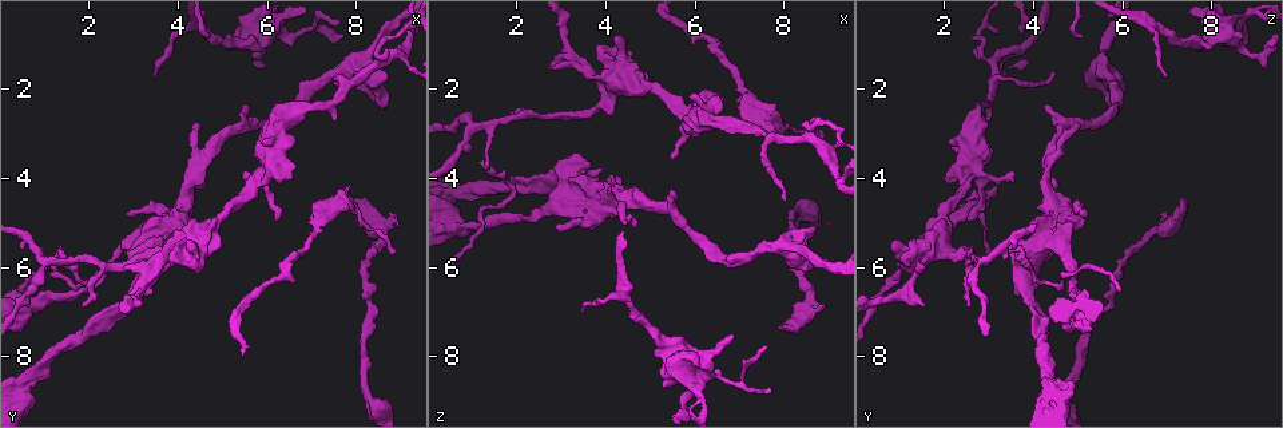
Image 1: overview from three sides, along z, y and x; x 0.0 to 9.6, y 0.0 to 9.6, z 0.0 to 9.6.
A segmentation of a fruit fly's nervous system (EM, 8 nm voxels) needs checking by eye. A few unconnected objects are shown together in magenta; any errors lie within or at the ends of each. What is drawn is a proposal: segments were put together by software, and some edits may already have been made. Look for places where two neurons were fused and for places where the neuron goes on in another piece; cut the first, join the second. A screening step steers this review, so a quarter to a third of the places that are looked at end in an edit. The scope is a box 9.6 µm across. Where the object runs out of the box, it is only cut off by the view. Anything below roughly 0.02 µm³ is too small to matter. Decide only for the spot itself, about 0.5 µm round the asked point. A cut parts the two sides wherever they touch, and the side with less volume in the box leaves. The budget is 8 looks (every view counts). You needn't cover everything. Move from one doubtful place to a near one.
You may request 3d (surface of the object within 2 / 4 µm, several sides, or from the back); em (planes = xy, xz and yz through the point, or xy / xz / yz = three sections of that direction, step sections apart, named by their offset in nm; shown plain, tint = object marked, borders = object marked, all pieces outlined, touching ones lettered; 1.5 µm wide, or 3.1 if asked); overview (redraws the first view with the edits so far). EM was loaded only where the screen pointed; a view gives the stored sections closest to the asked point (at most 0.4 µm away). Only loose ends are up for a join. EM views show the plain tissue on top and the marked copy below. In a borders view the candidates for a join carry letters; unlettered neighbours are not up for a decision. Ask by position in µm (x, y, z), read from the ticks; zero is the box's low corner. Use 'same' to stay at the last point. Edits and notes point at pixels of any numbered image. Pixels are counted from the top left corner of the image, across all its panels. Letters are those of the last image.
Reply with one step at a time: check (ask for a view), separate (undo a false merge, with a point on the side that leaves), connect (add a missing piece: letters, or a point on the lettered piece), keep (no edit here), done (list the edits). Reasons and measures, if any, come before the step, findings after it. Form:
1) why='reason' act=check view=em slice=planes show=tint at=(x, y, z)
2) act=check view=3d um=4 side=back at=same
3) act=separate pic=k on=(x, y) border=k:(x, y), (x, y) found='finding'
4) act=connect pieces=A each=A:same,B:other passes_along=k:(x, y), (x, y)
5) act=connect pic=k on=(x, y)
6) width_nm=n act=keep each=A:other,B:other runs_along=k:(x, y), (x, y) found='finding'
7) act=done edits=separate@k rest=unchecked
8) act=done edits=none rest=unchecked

why='calibre changes' act=check view=3d um=2 at=(6.70, 2.55, 2.75)

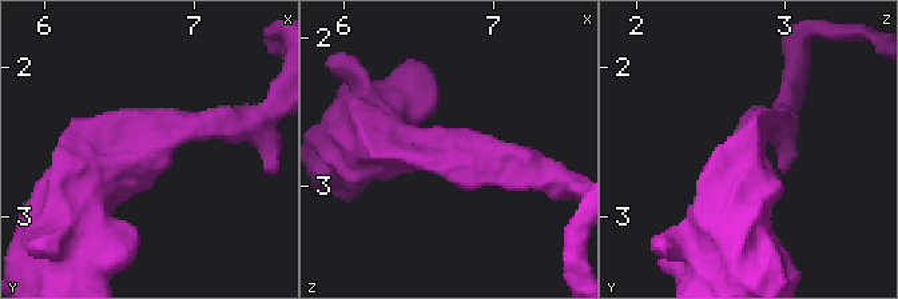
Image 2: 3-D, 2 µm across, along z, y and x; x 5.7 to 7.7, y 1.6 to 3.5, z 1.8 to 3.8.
why='now the EM' act=check view=em slice=planes show=tint at=(6.70, 2.56, 2.70)

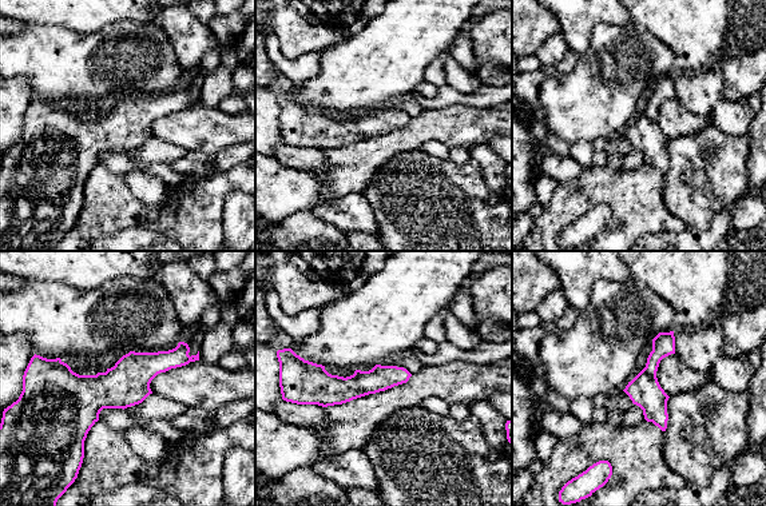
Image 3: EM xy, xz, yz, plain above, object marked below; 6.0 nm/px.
why='what lies round it' act=check view=em slice=planes show=borders at=same

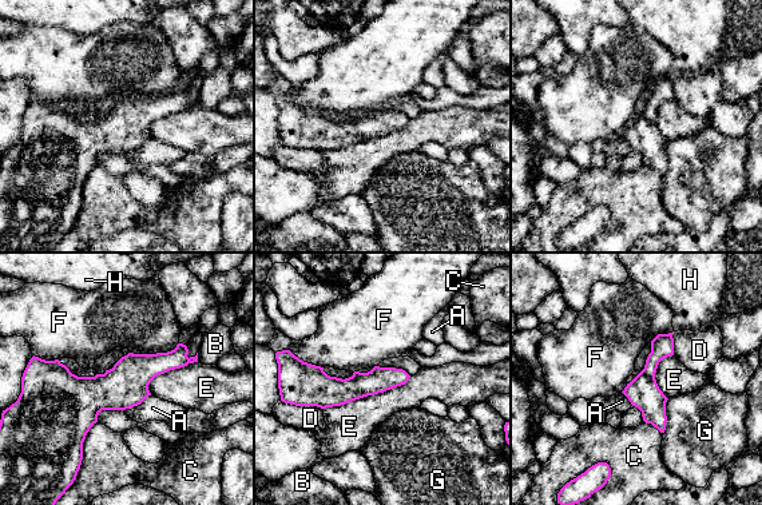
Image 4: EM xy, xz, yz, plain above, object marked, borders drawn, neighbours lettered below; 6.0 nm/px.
act=keep each=A:other,B:other,C:other,D:other,E:other,F:other,G:other,H:other border=4:(411, 376), (404, 384), (322, 409) found='continuous, no second neuron'

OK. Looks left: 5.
why='an open end' act=check view=em slice=planes show=borders at=(4.40, 2.85, 5.05)

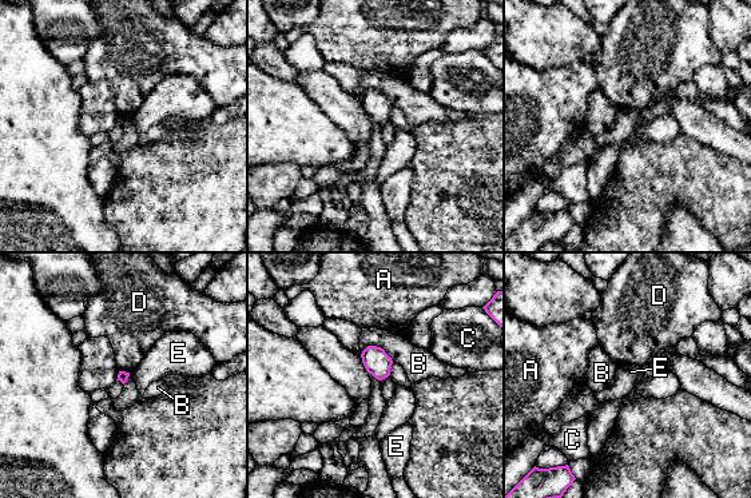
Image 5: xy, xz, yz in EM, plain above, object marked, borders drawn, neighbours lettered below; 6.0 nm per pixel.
longest_contact=B:200nm act=keep each=A:other,B:other,C:other,D:other,E:other border=5:(119, 370), (128, 373) found='none of them fits'

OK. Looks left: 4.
act=check view=em um=3.1 slice=planes show=borders at=(8.90, 5.65, 3.10)

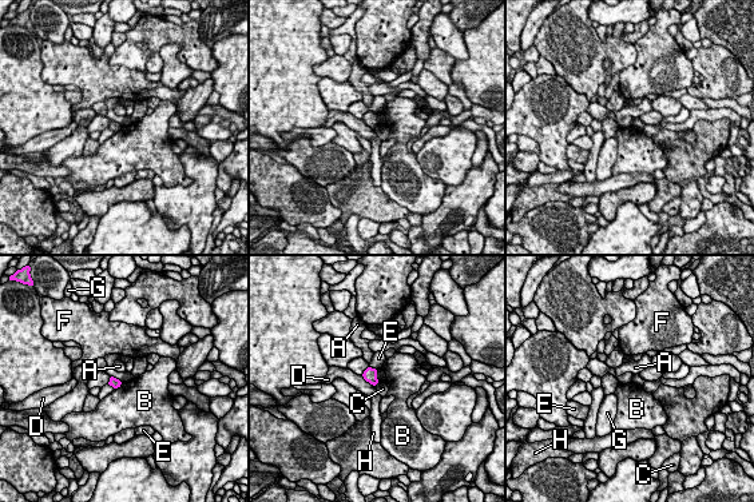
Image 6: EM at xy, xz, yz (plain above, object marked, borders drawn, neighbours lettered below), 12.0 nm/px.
act=keep each=A:other,B:other,C:other,D:other,E:other,F:other,G:other,H:other border=6:(122, 383), (115, 389) found='none of them fits'

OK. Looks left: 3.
act=done edits=none rest=unchecked

